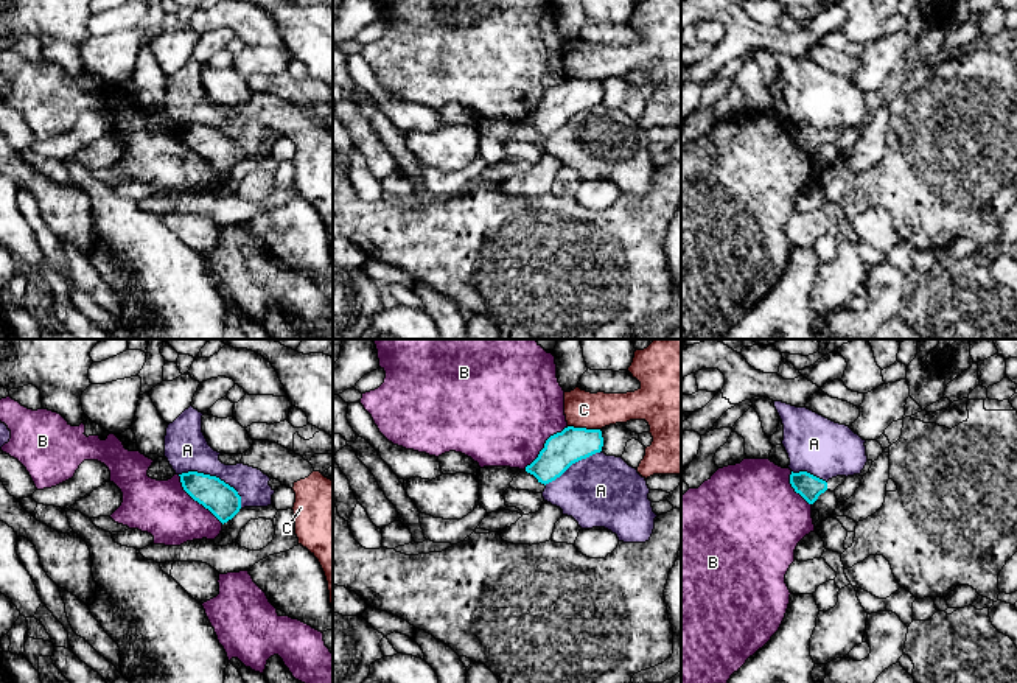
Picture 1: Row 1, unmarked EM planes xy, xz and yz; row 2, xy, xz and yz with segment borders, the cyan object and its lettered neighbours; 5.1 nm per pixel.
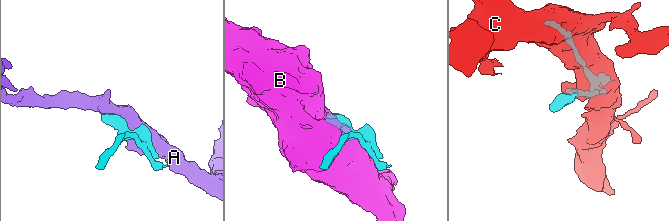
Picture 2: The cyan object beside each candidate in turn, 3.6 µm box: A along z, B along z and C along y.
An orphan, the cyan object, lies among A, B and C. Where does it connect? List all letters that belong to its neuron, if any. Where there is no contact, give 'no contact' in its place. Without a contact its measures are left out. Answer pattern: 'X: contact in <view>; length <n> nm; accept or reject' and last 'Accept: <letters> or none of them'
A: contact in xy; length 380 nm; reject
B: contact in xy; length 340 nm; reject
C: contact in xz; length 170 nm; reject
Accept: none of them

